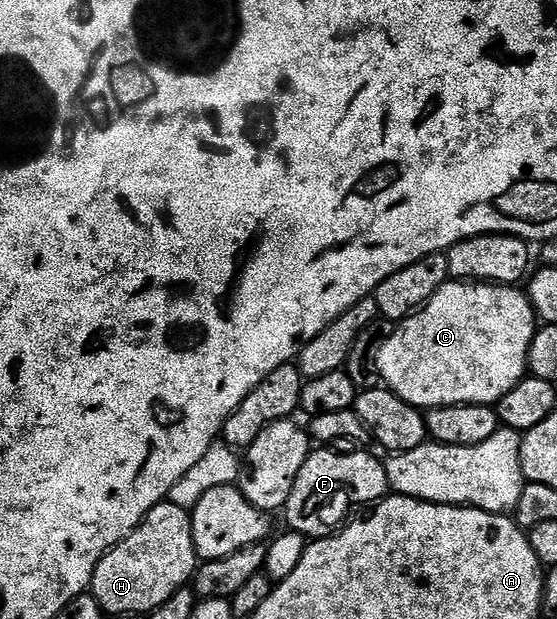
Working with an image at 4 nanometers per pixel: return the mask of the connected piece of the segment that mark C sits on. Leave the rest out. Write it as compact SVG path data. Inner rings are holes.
M449 279L421 309L416 310L411 317L399 322L393 328L390 339L386 339L386 343L382 343L382 351L378 351L376 370L380 373L381 382L387 388L400 396L406 403L416 406L421 411L437 409L443 405L495 406L496 402L502 399L502 395L506 395L506 391L514 391L514 387L518 387L518 383L523 381L528 373L528 352L537 328L538 318L536 312L530 303L527 292L523 288L515 285L489 285L487 283L469 283L467 281Z

